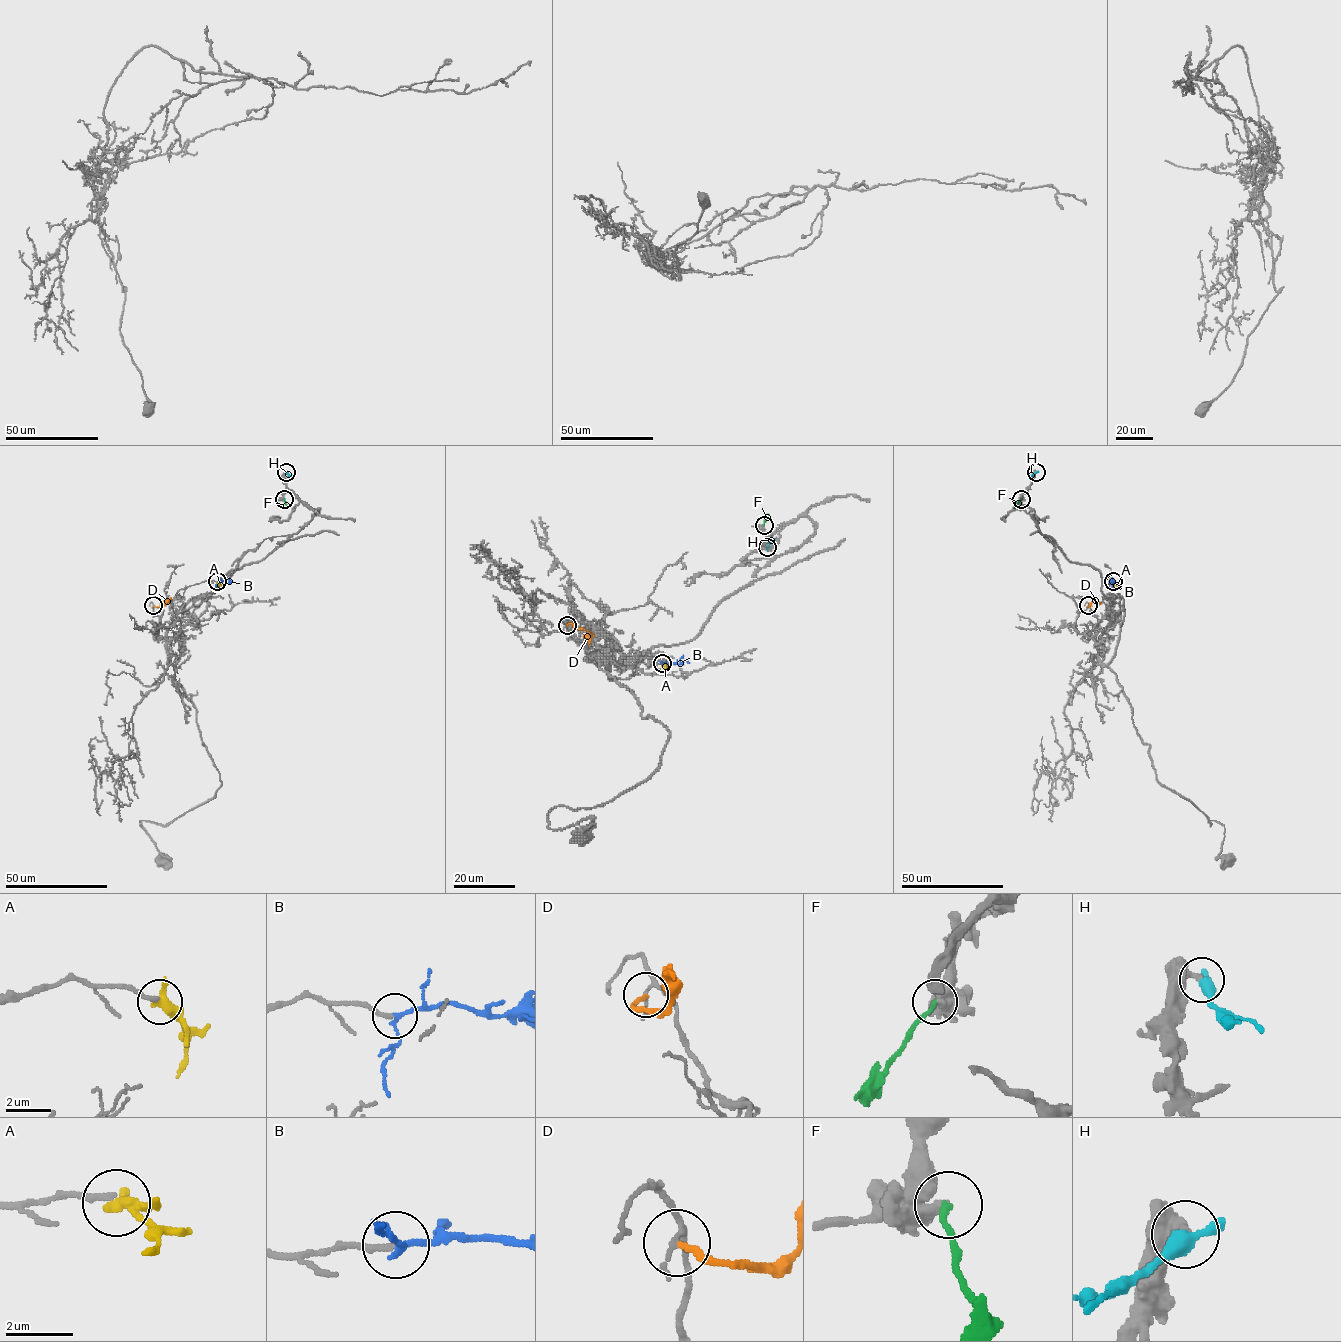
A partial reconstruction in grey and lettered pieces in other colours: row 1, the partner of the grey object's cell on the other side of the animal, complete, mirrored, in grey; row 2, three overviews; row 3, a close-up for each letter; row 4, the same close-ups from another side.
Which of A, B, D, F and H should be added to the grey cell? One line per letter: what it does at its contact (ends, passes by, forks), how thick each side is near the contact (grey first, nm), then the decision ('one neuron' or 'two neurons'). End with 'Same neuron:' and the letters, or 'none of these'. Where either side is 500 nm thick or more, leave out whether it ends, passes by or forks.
A: it passes by | 180/320 nm | two neurons
B: it passes by | 170/130 nm | one neuron
D: it ends | 150/170 nm | two neurons
F: it ends | 460/190 nm | two neurons
H: it passes by | 280/400 nm | two neurons
Same neuron: B

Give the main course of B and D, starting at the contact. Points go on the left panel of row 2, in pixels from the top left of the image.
B: (217, 581), (234, 582)
D: (153, 605), (159, 607), (170, 598), (167, 603)

